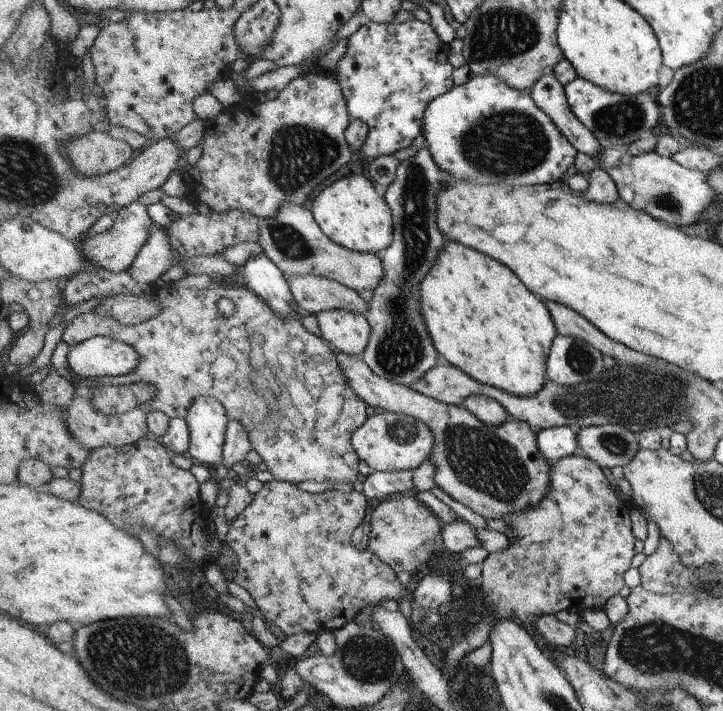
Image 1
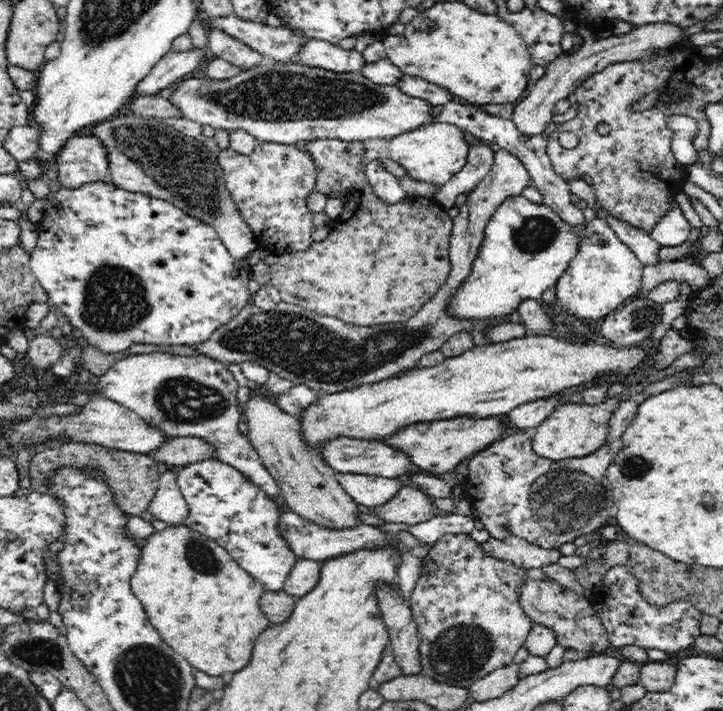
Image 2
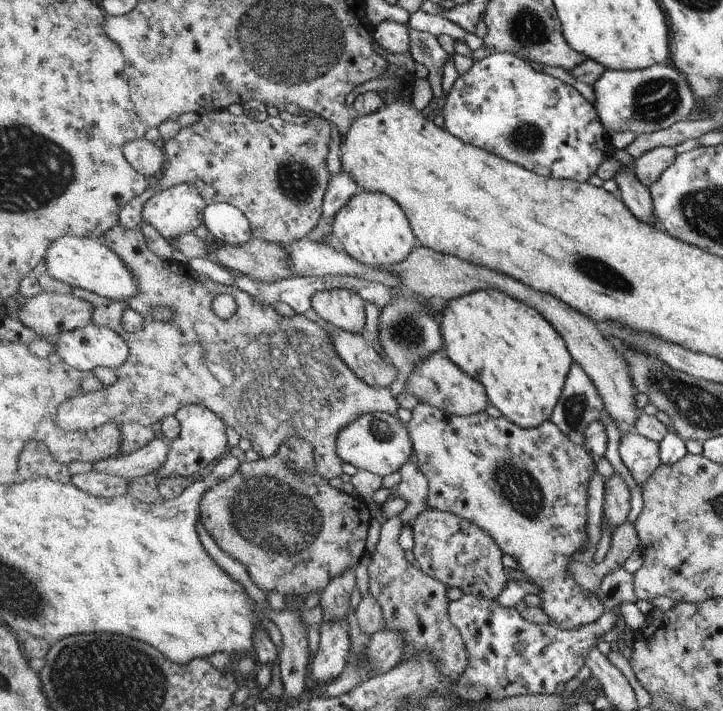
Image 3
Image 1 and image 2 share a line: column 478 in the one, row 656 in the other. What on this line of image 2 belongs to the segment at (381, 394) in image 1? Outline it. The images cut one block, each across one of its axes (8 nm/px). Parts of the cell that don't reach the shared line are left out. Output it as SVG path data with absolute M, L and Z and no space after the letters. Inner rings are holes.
M444 534L431 544L421 561L421 573L409 604L420 639L418 660L422 674L450 686L469 688L474 681L514 663L514 655L526 643L533 624L521 608L518 593L520 584L528 578L526 569L484 553L469 534Z

